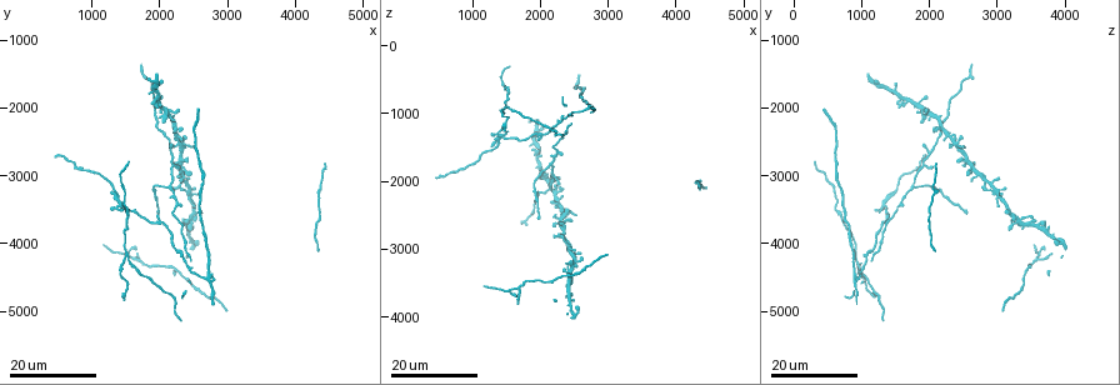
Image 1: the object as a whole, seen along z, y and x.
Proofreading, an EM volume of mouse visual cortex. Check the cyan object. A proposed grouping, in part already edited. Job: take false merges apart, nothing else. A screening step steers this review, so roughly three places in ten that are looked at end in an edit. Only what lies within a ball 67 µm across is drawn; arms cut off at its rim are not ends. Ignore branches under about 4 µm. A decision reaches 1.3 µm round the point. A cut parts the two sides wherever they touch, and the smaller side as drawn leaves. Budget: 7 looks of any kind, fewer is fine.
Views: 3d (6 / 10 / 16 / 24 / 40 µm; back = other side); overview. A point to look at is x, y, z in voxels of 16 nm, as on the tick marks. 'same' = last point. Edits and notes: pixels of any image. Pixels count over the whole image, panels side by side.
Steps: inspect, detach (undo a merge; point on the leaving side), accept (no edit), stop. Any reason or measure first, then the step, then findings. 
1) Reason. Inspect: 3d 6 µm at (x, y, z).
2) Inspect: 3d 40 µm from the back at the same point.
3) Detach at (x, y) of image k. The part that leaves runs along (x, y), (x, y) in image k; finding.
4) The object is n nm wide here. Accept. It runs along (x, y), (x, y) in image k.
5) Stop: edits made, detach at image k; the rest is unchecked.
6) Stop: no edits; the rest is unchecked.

Branch point. Inspect: 3d 16 µm at (2150, 3200, 1750).

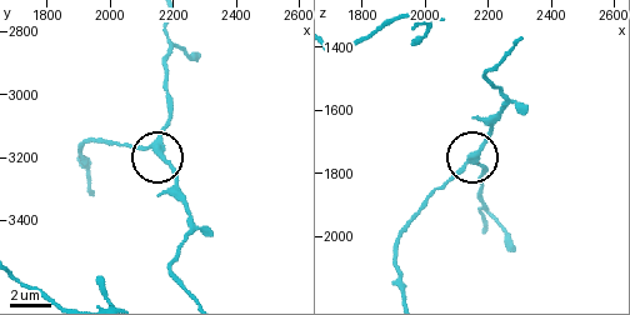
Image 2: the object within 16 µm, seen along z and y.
Inspect: 3d 10 µm at (2130, 3160, 1780).

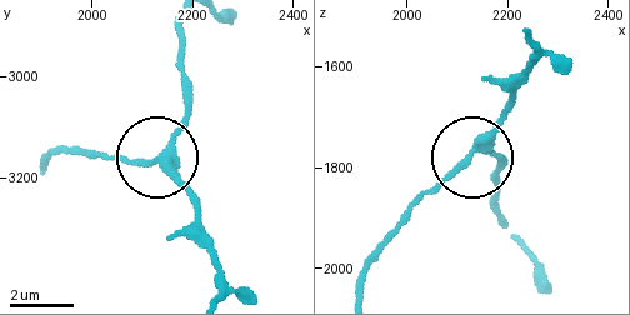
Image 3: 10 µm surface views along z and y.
3 arms meet here. Accept. Continuous, no second neuron.

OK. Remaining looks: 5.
Looks like a crossing. Inspect: 3d 16 µm at (2700, 4500, 900).

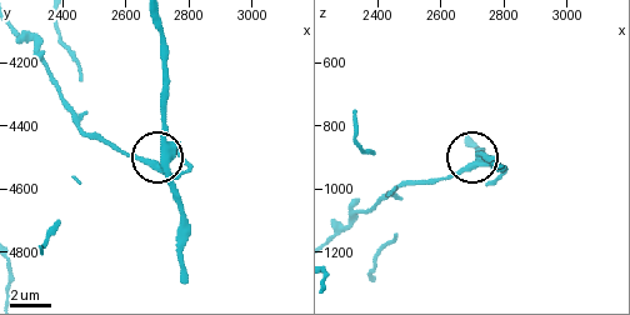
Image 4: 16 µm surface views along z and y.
Inspect: 3d 6 µm at the same point.

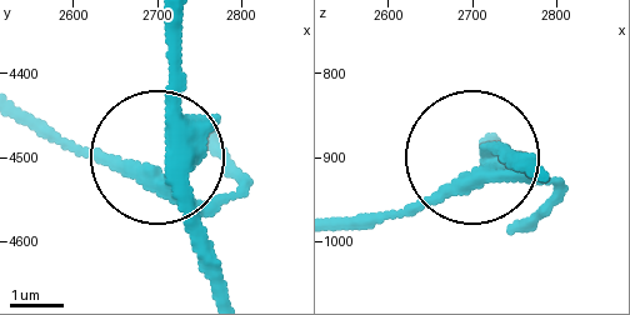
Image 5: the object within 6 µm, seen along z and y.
From behind. Inspect: 3d 6 µm from the back at the same point.

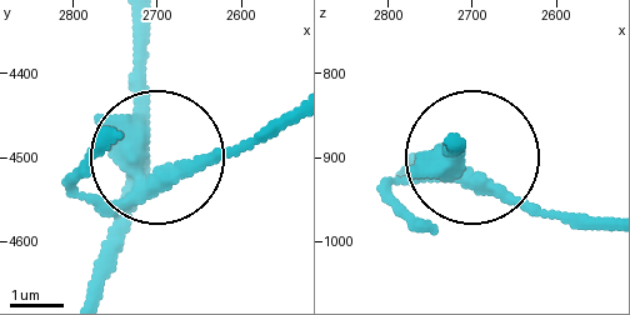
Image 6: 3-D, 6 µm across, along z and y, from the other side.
5 arms meet here. Detach at (95, 209) of image 6. A second neuron is stuck on.

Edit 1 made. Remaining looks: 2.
Inspect: 3d 16 µm at (2400, 3900, 1300).

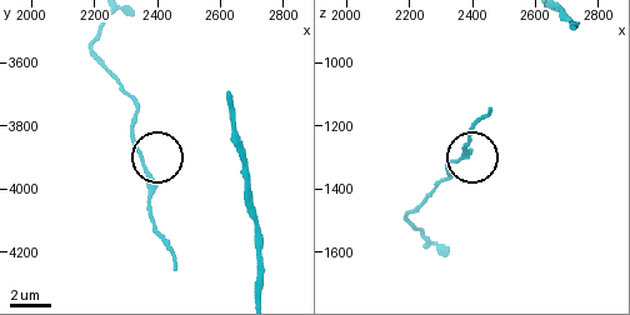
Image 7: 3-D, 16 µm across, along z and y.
Inspect: 3d 10 µm at (2350, 3900, 1310).

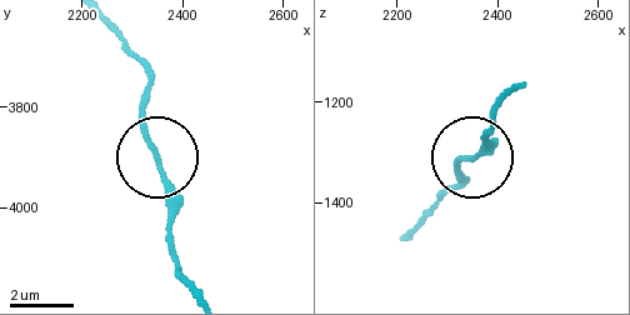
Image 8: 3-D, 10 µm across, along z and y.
Accept. Continuous, no second neuron.

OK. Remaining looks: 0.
Stop: edits made, detach at image 6; the rest is unchecked.

